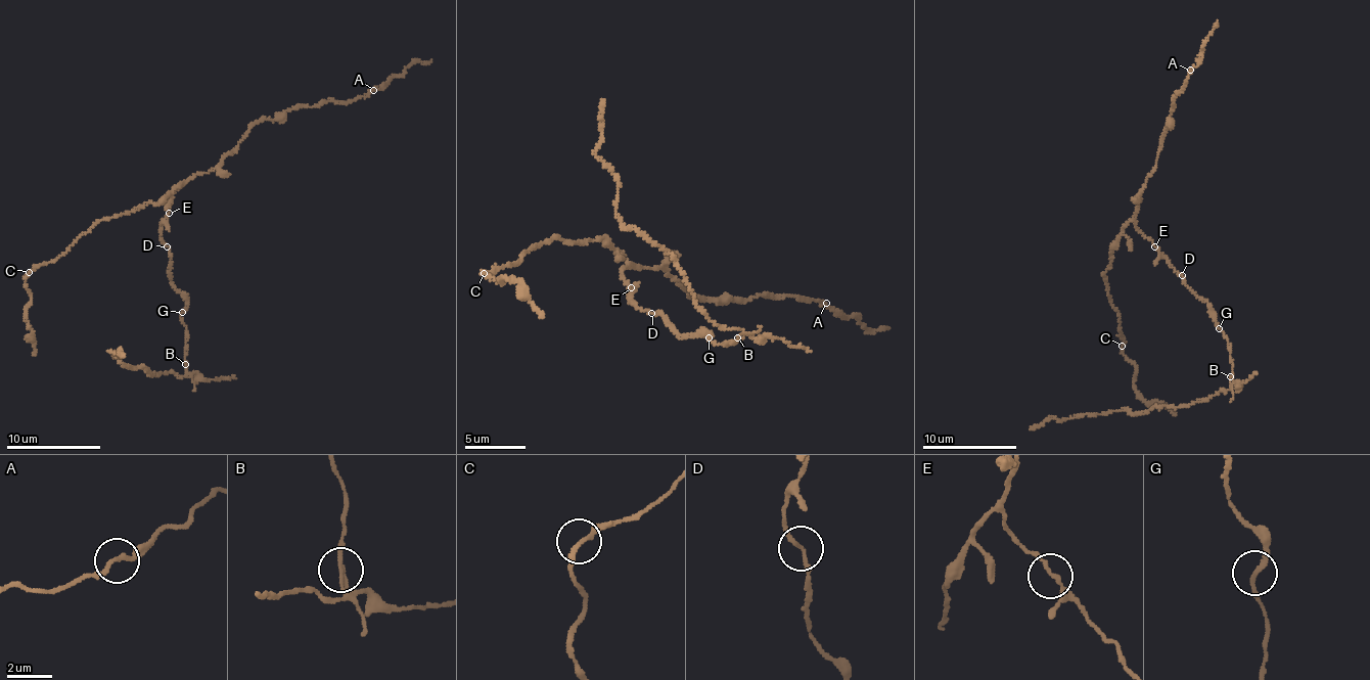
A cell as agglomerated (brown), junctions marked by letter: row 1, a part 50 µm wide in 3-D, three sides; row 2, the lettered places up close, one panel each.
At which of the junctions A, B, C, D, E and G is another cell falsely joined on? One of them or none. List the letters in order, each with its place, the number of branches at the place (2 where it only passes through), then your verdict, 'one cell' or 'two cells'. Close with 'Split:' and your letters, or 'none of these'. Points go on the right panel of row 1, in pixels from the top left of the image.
A: place (1190, 70); branches 2; one cell
B: place (1230, 376); branches 2; two cells
C: place (1122, 346); branches 2; one cell
D: place (1182, 275); branches 2; one cell
E: place (1154, 246); branches 2; one cell
G: place (1219, 328); branches 2; one cell
Split: B

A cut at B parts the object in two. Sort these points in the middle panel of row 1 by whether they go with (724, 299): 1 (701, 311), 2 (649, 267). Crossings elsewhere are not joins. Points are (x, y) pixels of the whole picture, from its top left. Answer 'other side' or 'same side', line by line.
1: other side
2: same side

